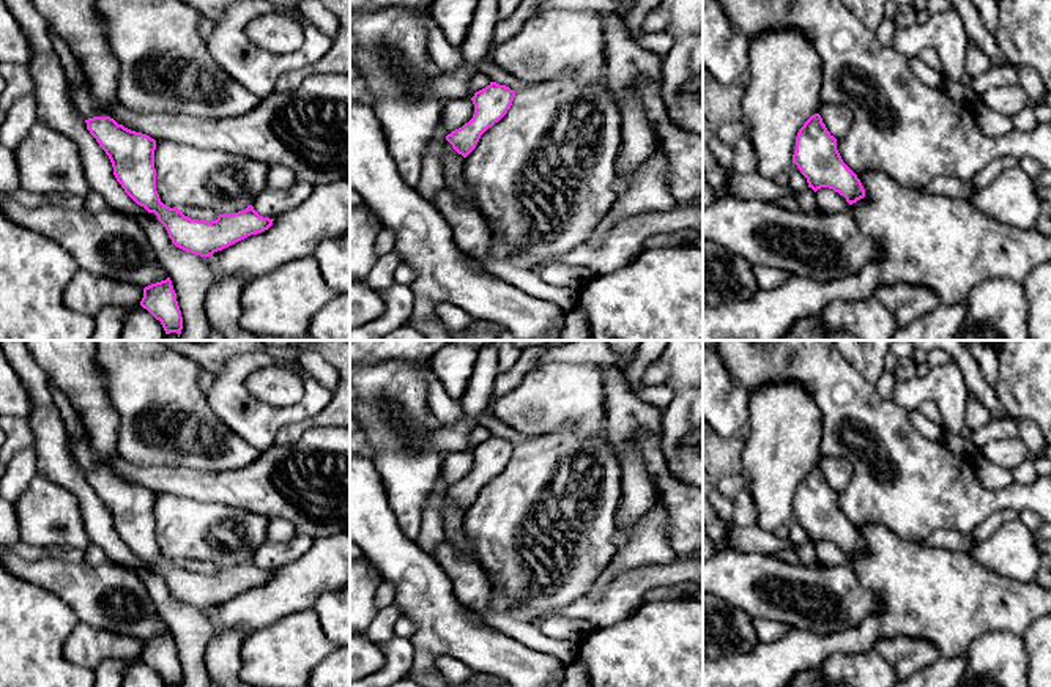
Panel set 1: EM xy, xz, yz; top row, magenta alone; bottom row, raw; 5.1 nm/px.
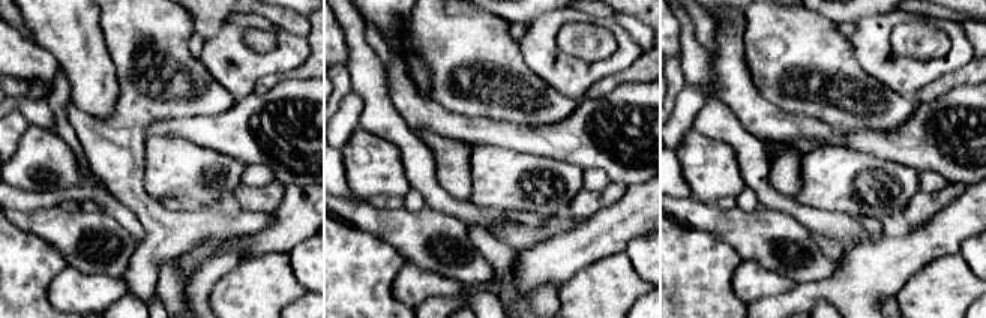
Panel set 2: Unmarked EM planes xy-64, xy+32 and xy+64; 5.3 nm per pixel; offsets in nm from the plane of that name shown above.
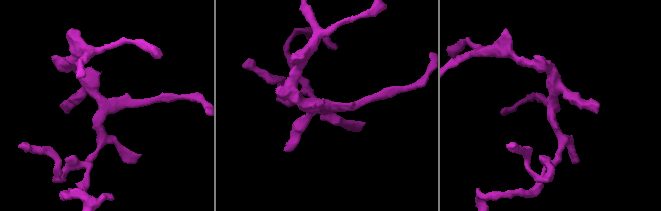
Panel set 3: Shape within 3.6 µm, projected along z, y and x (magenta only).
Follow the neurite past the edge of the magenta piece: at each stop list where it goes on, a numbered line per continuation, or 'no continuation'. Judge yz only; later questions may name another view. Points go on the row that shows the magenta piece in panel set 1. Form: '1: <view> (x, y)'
1: yz (914, 133)

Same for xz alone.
1: xz (453, 163)

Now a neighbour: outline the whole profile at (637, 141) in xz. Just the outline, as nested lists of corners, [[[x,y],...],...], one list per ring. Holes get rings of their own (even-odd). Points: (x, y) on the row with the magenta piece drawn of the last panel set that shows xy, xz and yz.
[[[635,76],[629,90],[632,91],[621,106],[621,150],[616,159],[619,175],[630,175],[638,170],[654,151],[654,132],[646,113],[638,102],[635,91],[643,84],[643,77]]]

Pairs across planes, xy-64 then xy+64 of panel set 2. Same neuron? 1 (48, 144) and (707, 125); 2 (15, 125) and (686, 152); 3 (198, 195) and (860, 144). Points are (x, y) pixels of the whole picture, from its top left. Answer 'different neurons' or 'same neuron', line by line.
1: different neurons
2: different neurons
3: different neurons

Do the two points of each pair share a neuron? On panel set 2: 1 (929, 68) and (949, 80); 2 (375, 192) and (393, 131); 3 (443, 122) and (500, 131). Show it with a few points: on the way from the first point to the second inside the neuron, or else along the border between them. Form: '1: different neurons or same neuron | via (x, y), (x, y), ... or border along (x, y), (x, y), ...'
1: different neurons | border along (970, 60), (929, 81), (914, 96)
2: different neurons | border along (359, 126), (389, 140), (399, 150), (405, 174)
3: same neuron | via (456, 126), (486, 131)

